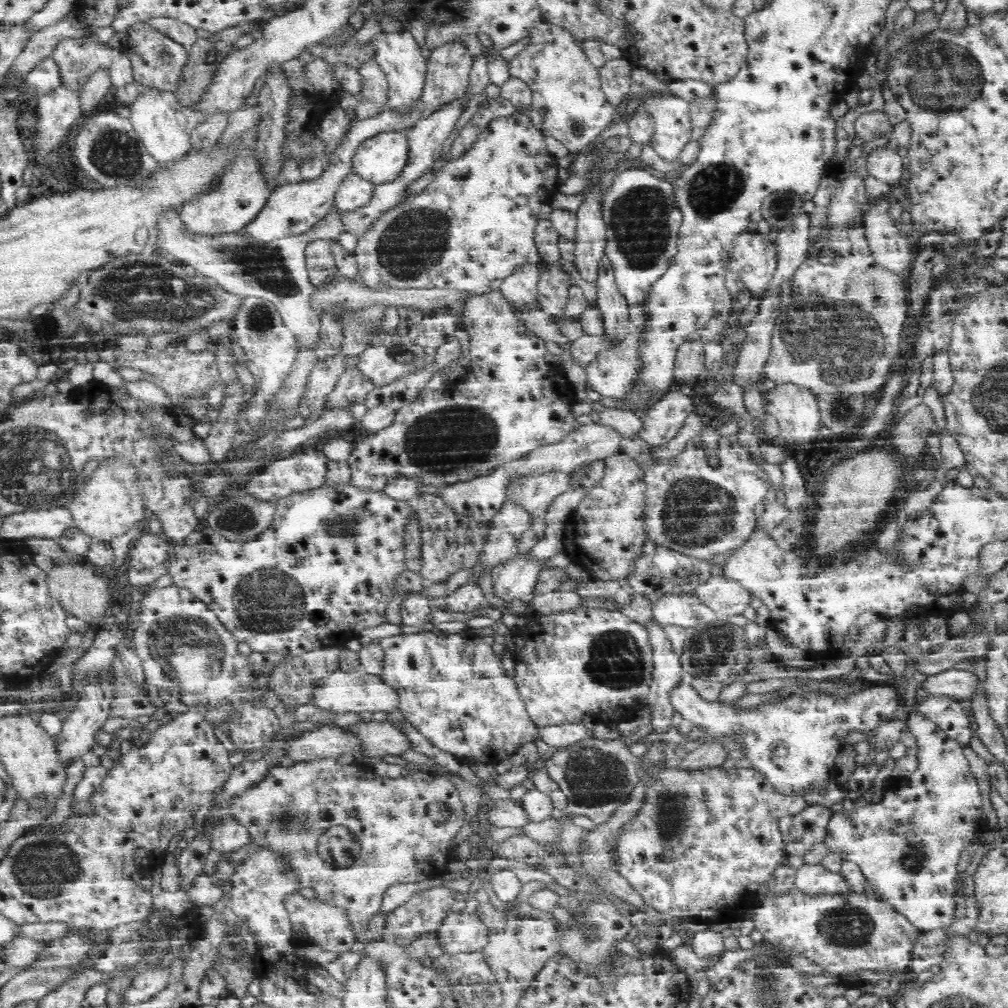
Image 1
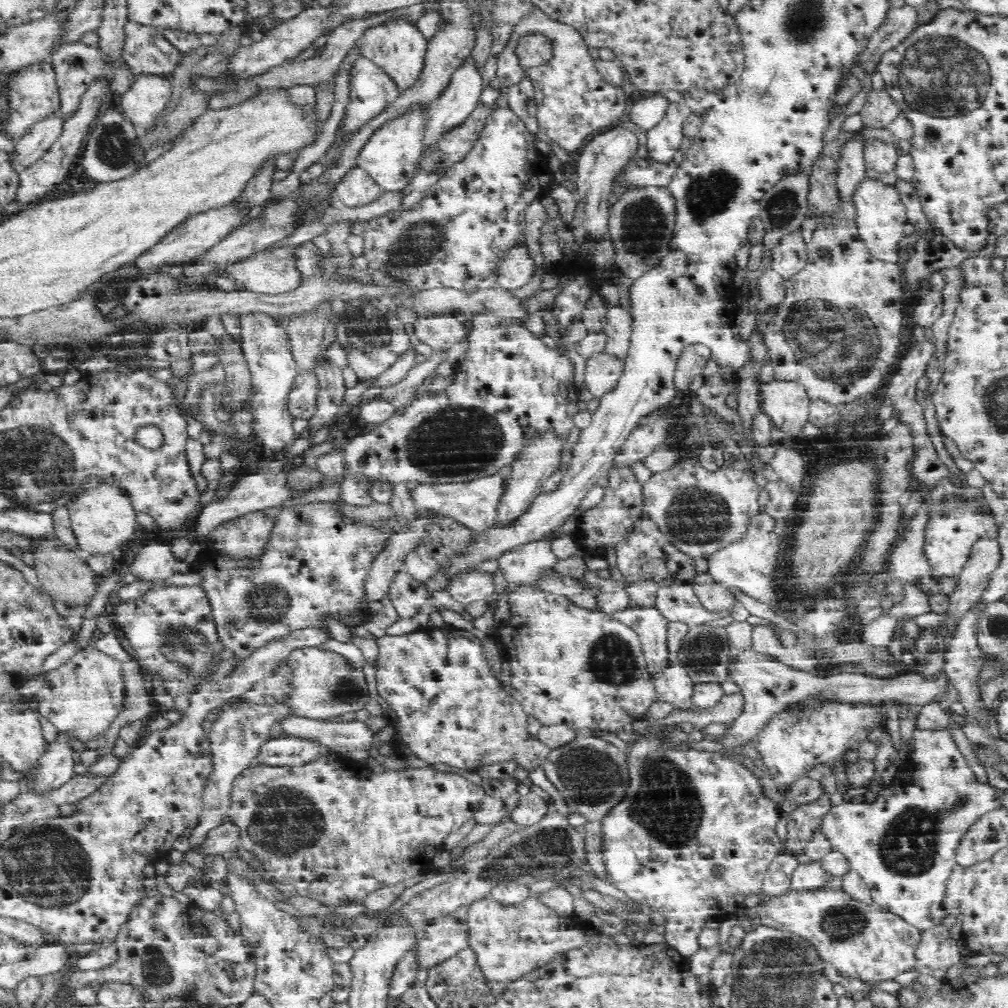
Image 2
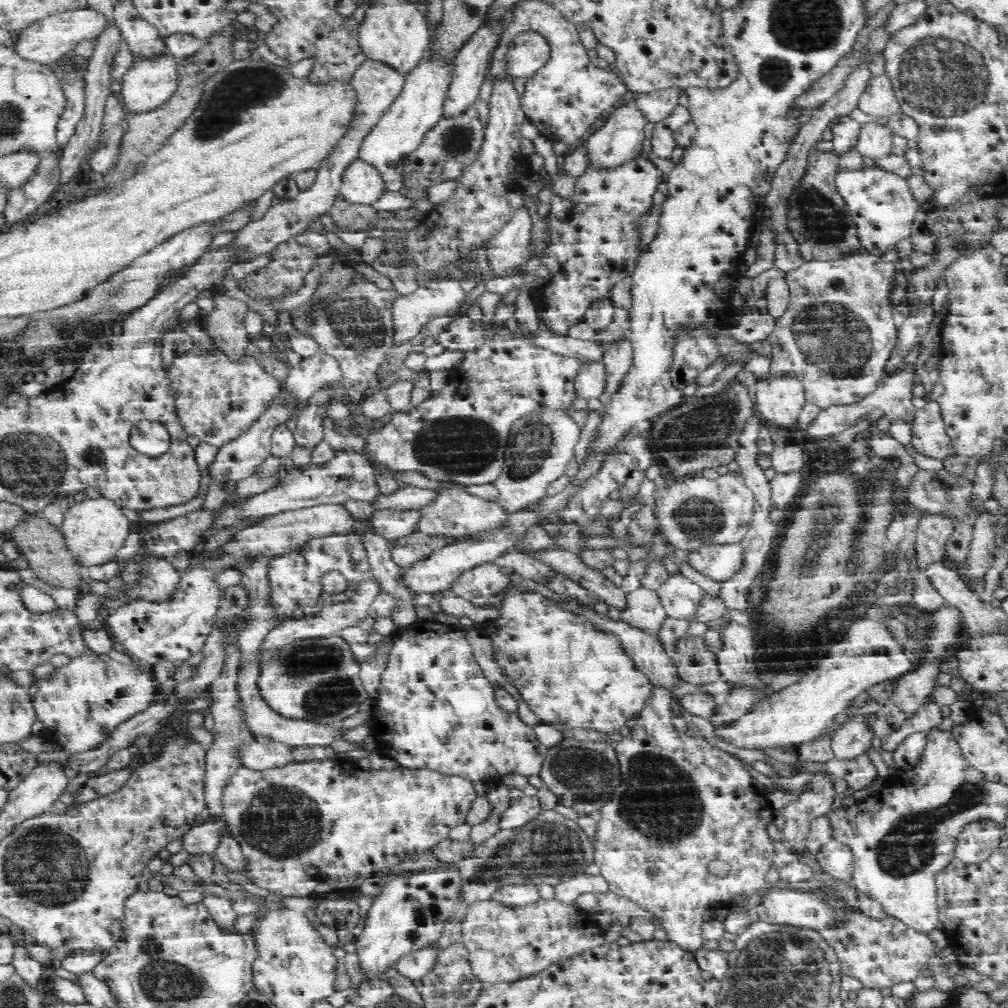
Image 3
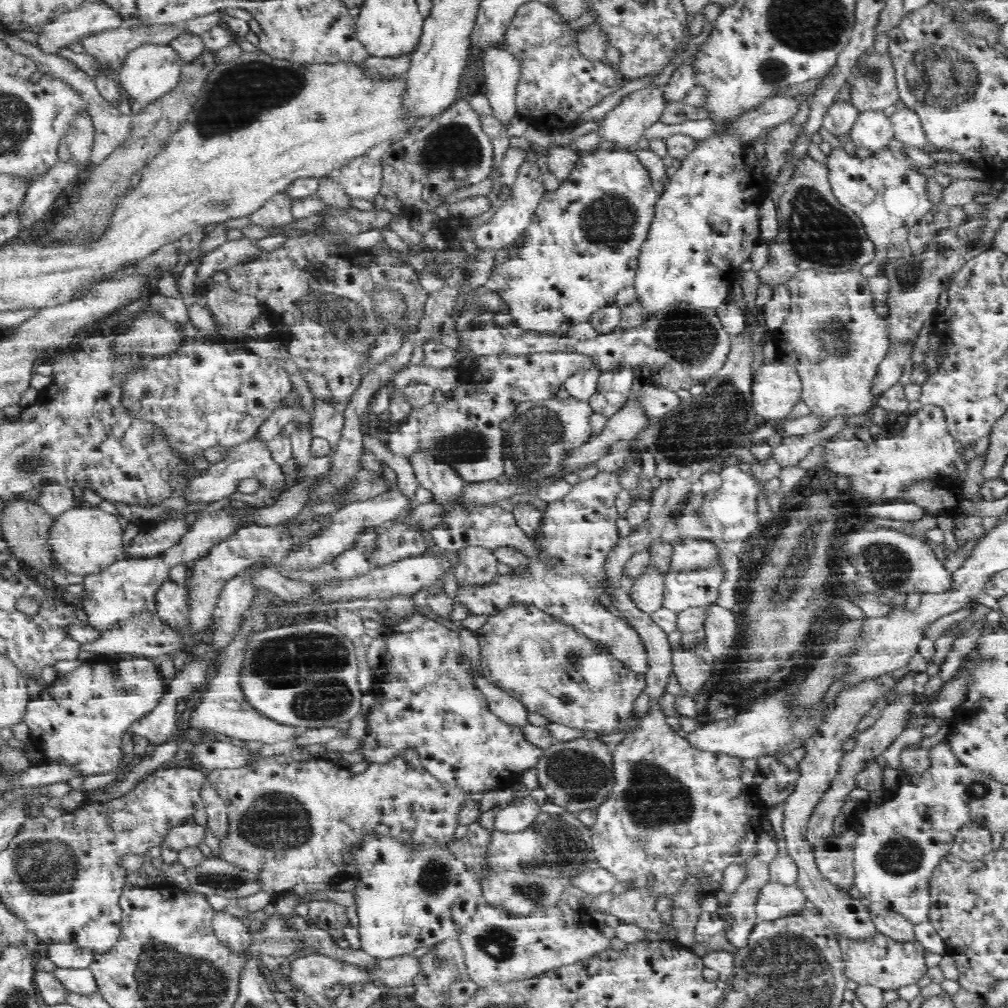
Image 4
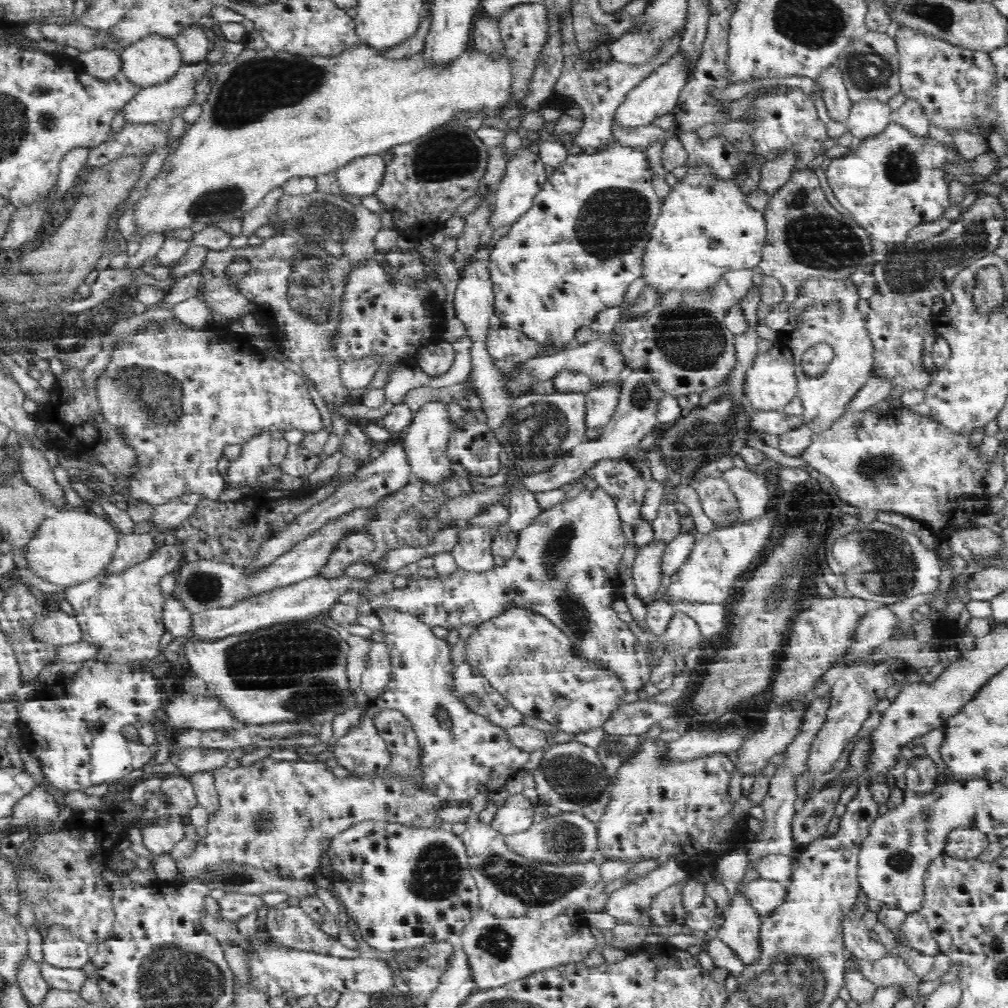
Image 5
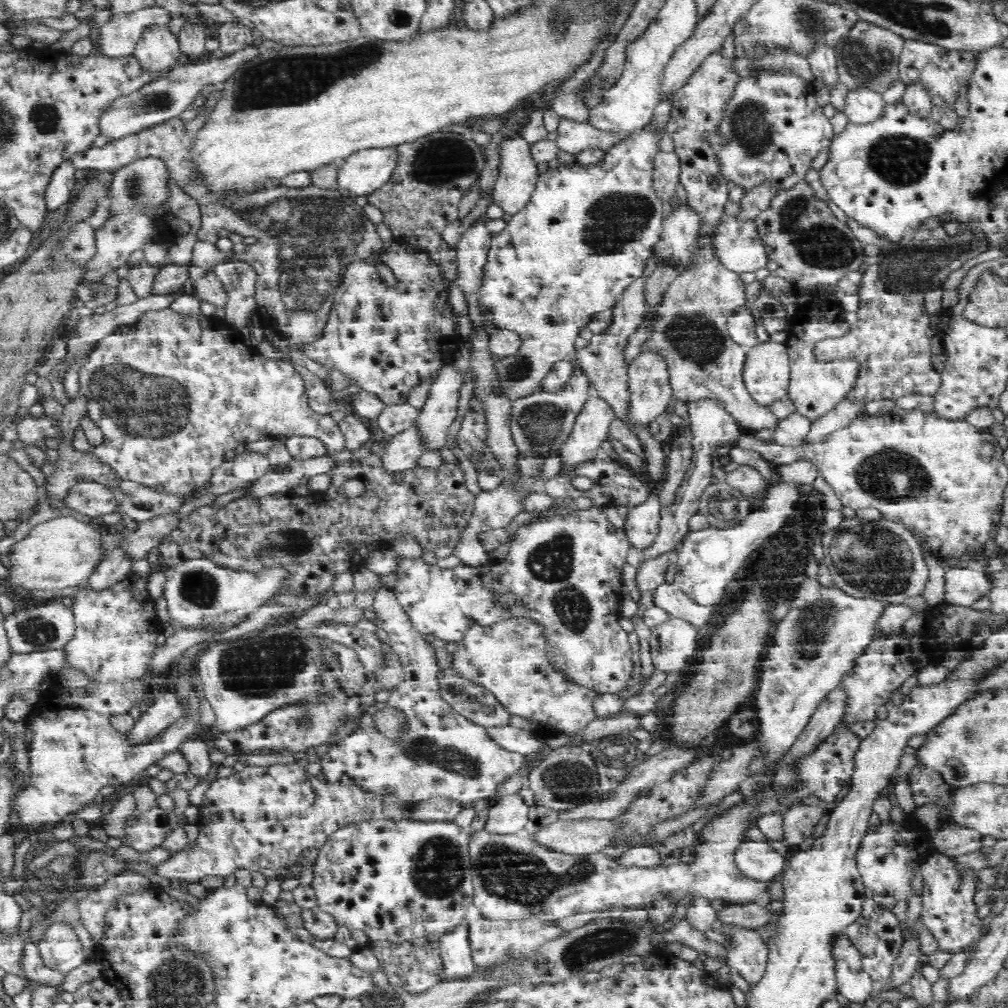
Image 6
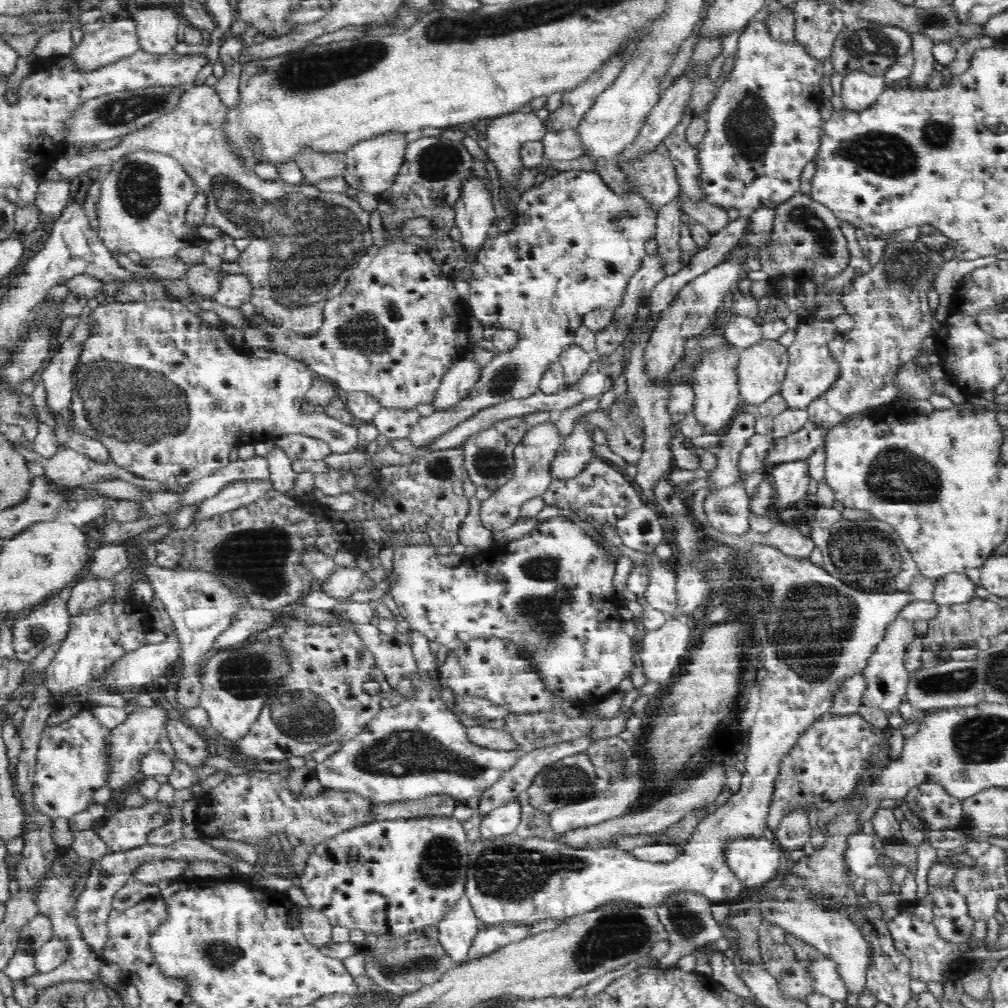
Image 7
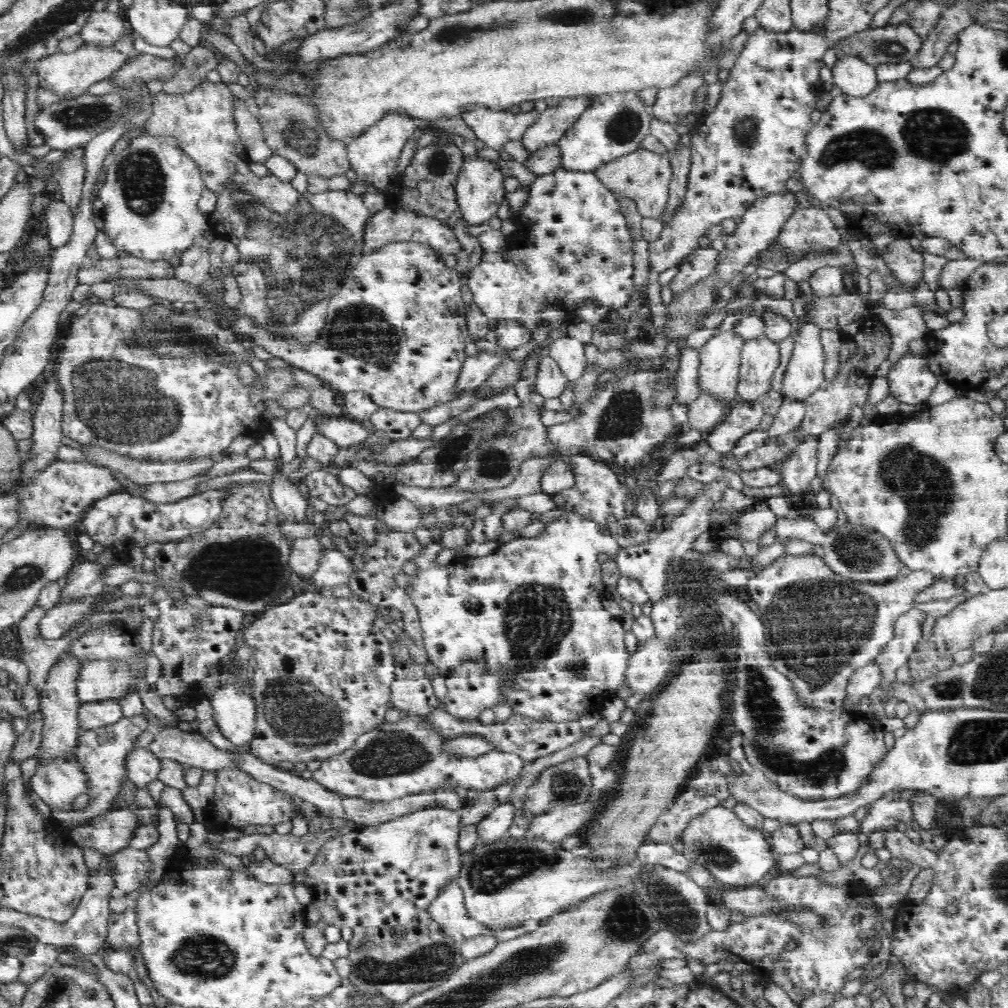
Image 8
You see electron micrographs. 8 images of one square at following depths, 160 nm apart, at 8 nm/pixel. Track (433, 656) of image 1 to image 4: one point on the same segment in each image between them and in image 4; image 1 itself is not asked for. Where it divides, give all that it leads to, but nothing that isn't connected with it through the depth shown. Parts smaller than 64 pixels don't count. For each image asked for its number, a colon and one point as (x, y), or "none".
2: (451, 708)
3: (435, 710)
4: (425, 697)

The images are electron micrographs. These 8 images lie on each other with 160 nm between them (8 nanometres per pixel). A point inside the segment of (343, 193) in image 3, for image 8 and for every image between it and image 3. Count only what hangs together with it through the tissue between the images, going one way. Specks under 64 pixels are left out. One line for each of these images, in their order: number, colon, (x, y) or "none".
4: (362, 177)
5: (363, 176)
6: (362, 173)
7: (371, 166)
8: (374, 156)

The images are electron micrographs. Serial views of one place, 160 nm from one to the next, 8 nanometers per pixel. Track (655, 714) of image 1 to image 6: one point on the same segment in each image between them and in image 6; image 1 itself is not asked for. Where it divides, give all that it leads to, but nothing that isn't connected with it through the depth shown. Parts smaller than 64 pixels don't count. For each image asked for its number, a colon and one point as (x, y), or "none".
2: (650, 625)
3: (643, 610)
4: (647, 592)
5: (648, 576)
6: (712, 427)

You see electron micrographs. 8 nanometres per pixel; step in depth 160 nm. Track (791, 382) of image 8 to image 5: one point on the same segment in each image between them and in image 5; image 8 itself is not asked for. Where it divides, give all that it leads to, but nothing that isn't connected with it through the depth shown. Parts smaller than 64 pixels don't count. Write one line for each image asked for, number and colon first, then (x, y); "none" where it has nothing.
5: (826, 310)
6: (816, 387)
7: (812, 370)

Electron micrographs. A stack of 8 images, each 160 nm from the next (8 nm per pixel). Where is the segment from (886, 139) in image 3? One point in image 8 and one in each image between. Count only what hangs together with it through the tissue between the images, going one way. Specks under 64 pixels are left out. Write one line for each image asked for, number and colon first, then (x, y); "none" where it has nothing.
4: (873, 130)
5: (869, 118)
6: (862, 106)
7: (860, 90)
8: (857, 79)

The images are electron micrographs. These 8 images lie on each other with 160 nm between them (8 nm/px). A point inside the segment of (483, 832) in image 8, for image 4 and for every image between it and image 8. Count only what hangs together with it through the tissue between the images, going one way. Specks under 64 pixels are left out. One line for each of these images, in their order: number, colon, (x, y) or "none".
4: (521, 813)
5: (516, 814)
6: (509, 815)
7: (505, 819)

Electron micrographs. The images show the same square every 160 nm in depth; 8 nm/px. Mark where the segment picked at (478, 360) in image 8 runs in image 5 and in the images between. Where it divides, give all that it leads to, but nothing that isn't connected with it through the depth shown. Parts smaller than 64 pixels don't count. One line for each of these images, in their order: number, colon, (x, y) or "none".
5: (425, 441)
6: (434, 419)
7: (460, 377)

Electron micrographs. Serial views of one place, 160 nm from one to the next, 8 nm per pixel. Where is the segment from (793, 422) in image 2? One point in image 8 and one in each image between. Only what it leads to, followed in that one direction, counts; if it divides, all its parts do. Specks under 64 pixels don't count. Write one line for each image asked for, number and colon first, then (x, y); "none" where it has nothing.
3: (779, 400)
4: (776, 388)
5: (771, 383)
6: (766, 372)
7: (760, 370)
8: (759, 358)

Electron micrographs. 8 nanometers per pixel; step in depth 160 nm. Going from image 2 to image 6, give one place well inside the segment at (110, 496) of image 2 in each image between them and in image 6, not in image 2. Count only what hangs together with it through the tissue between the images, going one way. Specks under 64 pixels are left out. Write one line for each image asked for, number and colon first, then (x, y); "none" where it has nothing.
3: (95, 529)
4: (85, 540)
5: (73, 546)
6: (62, 553)

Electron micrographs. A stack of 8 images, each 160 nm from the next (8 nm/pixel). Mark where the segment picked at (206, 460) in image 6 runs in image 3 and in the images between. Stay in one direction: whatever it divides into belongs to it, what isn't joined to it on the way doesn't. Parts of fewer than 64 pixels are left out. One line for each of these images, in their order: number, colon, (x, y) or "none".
3: (217, 400)
4: (207, 393)
5: (180, 399)

